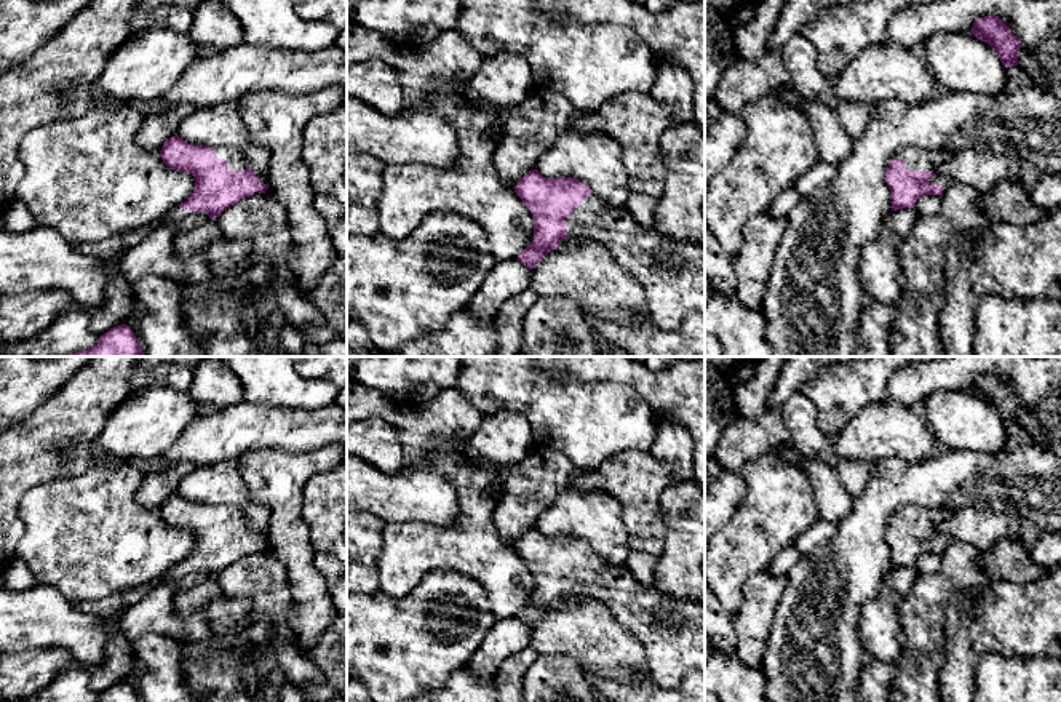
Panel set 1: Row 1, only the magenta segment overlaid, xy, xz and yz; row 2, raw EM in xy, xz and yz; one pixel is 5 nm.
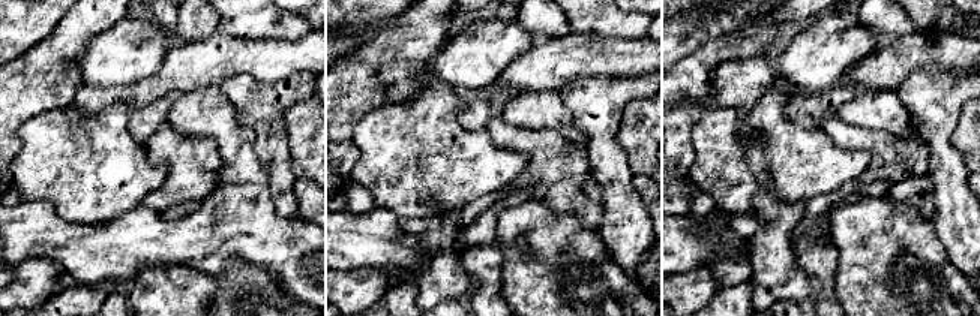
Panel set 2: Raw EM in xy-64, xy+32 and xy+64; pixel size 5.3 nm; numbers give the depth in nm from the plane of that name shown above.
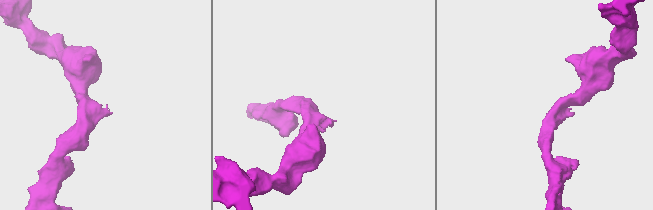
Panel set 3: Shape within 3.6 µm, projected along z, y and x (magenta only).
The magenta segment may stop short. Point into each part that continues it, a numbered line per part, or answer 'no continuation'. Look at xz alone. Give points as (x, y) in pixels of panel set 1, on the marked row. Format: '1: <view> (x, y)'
1: xz (671, 274)

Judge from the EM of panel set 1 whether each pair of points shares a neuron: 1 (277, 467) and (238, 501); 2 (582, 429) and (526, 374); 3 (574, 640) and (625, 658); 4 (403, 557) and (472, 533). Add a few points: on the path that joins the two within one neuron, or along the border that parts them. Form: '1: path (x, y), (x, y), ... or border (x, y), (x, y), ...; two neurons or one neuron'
1: border (235, 461), (248, 494), (269, 510), (269, 523); two neurons
2: path (568, 414), (539, 386); one neuron
3: path (587, 640), (596, 640), (612, 653); one neuron
4: path (421, 549), (454, 549); one neuron

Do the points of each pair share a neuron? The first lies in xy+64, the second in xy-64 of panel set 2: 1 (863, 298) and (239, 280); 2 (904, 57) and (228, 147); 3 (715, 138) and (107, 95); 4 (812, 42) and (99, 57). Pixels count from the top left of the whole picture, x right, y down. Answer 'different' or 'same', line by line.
1: same
2: different
3: different
4: same

